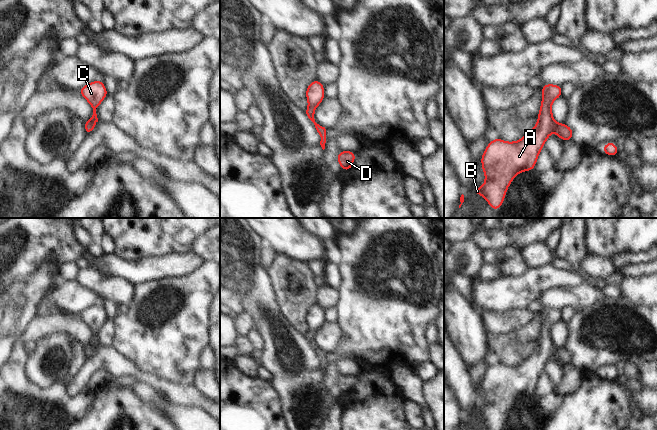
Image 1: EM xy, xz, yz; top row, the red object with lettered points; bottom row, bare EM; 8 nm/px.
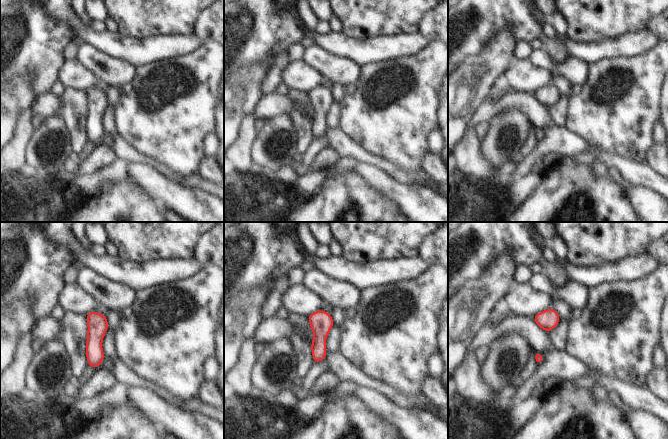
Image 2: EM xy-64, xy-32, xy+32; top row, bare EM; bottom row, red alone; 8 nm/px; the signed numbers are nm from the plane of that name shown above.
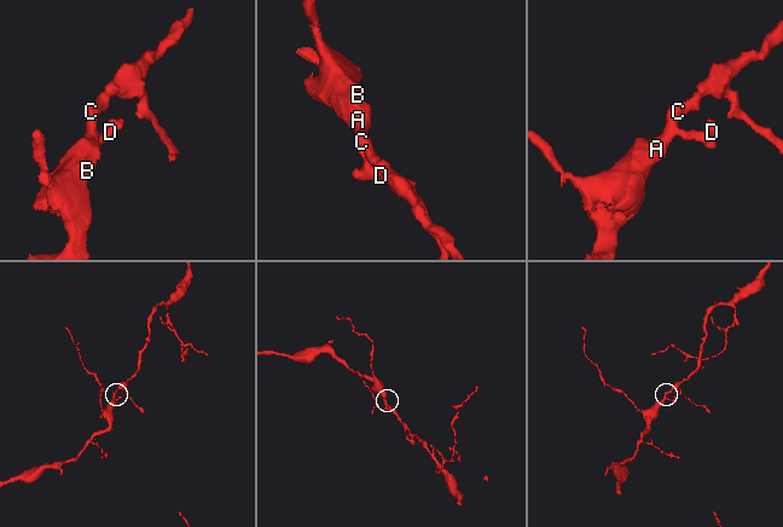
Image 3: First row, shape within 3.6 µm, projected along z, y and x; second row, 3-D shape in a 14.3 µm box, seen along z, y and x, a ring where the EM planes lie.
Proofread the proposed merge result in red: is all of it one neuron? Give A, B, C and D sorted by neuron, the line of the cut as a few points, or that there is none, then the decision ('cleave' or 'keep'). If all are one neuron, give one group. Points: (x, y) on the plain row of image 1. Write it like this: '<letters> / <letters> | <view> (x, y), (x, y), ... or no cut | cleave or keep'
A B C D | no cut | keep

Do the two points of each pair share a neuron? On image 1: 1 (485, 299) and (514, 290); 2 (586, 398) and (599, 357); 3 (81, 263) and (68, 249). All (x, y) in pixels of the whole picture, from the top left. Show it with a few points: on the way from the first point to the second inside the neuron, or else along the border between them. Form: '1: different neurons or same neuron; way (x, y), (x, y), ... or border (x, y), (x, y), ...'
1: same neuron; way (492, 295), (507, 292)
2: different neurons; border (599, 372), (583, 375)
3: different neurons; border (85, 257), (77, 257), (72, 261)

